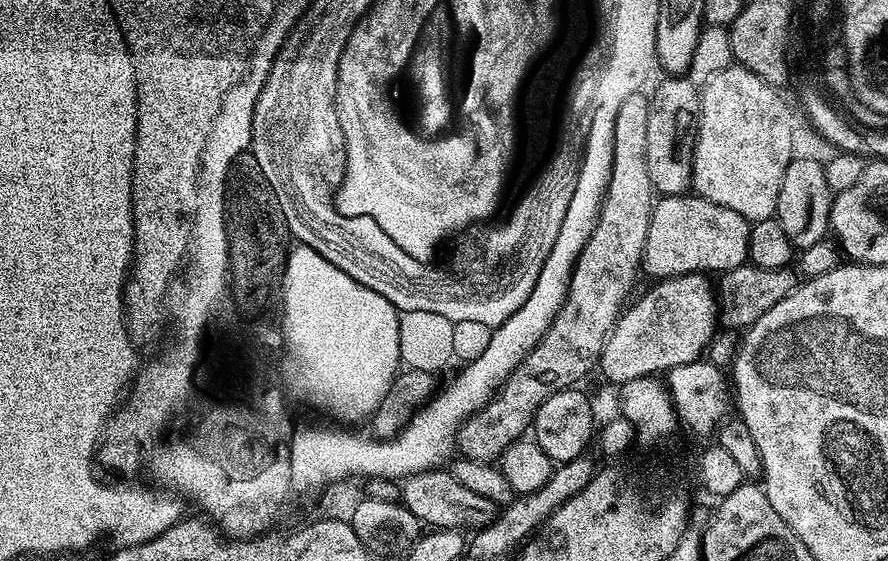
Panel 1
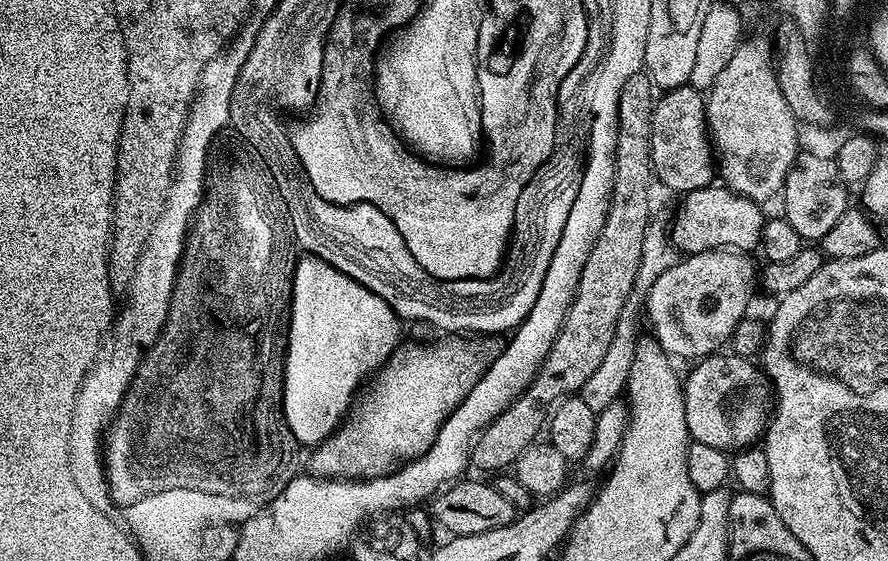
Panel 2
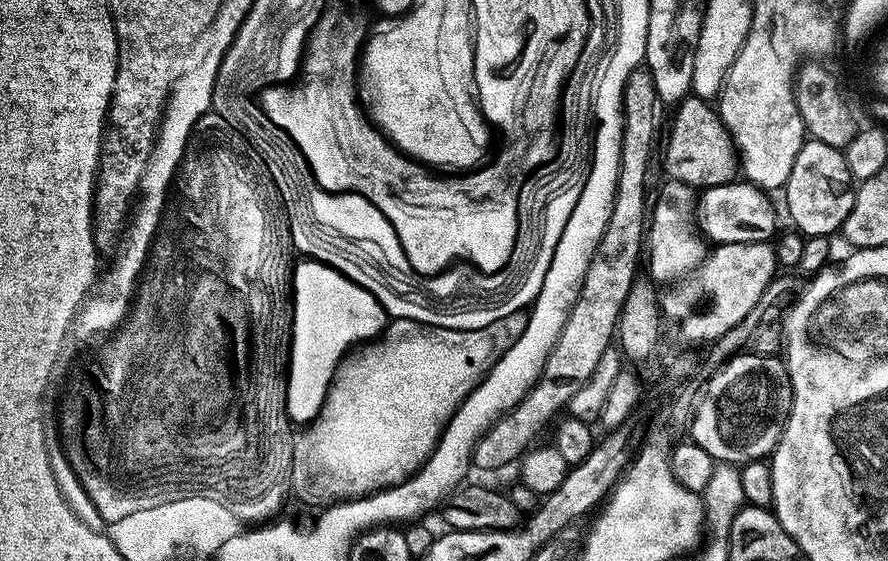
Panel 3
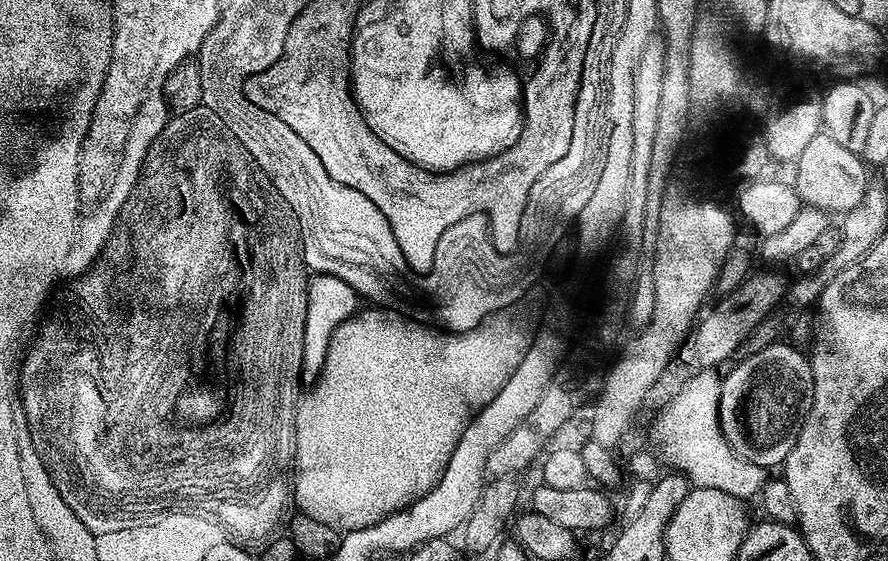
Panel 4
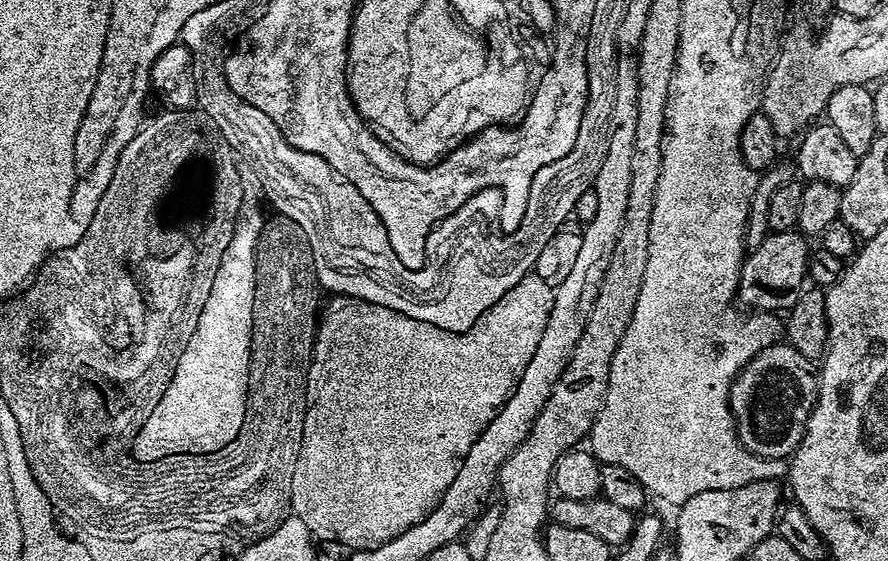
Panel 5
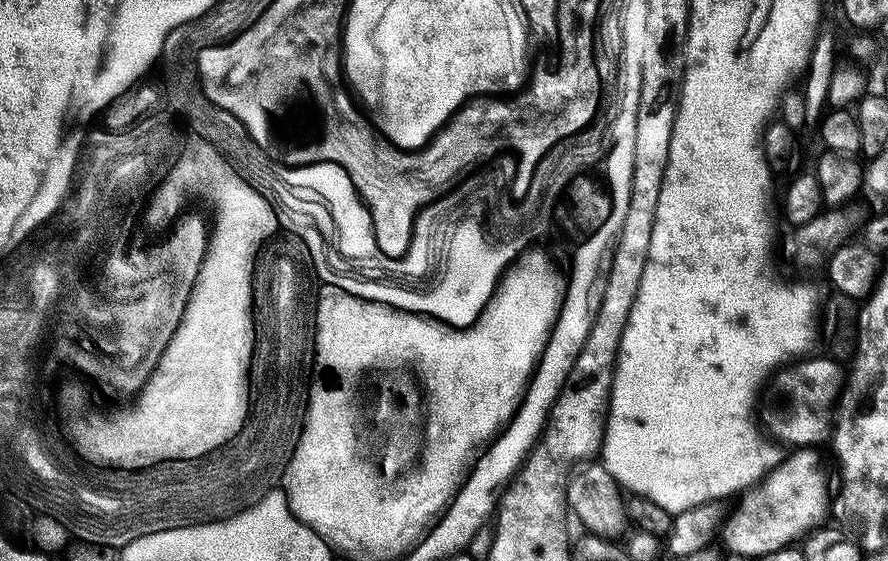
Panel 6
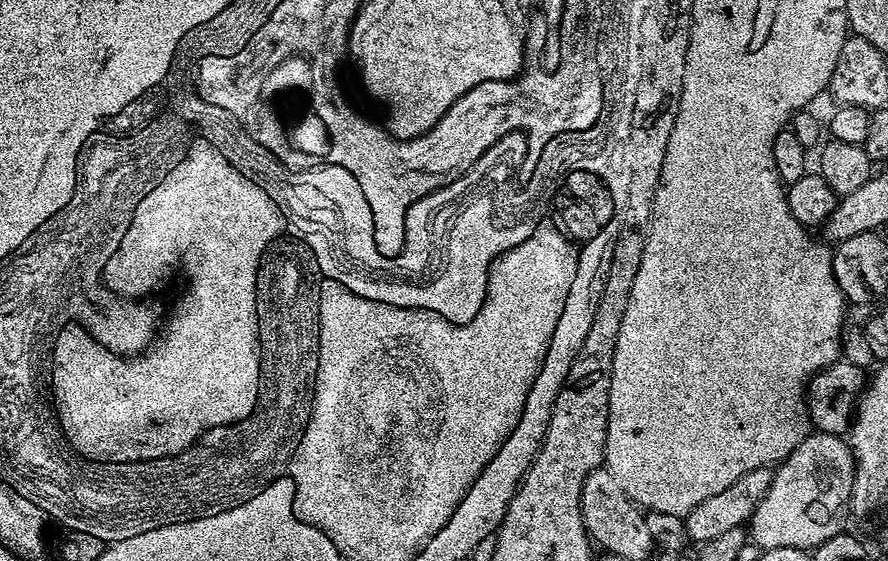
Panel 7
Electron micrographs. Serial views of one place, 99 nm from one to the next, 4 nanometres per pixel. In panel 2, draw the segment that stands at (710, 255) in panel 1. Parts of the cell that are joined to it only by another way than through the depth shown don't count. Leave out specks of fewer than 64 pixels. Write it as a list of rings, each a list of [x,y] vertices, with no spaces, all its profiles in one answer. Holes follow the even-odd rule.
[[[727,186],[716,187],[696,188],[683,197],[684,205],[676,216],[670,239],[681,253],[748,250],[744,248],[755,249],[759,245],[760,231],[766,219],[765,213],[760,213],[761,205]]]

